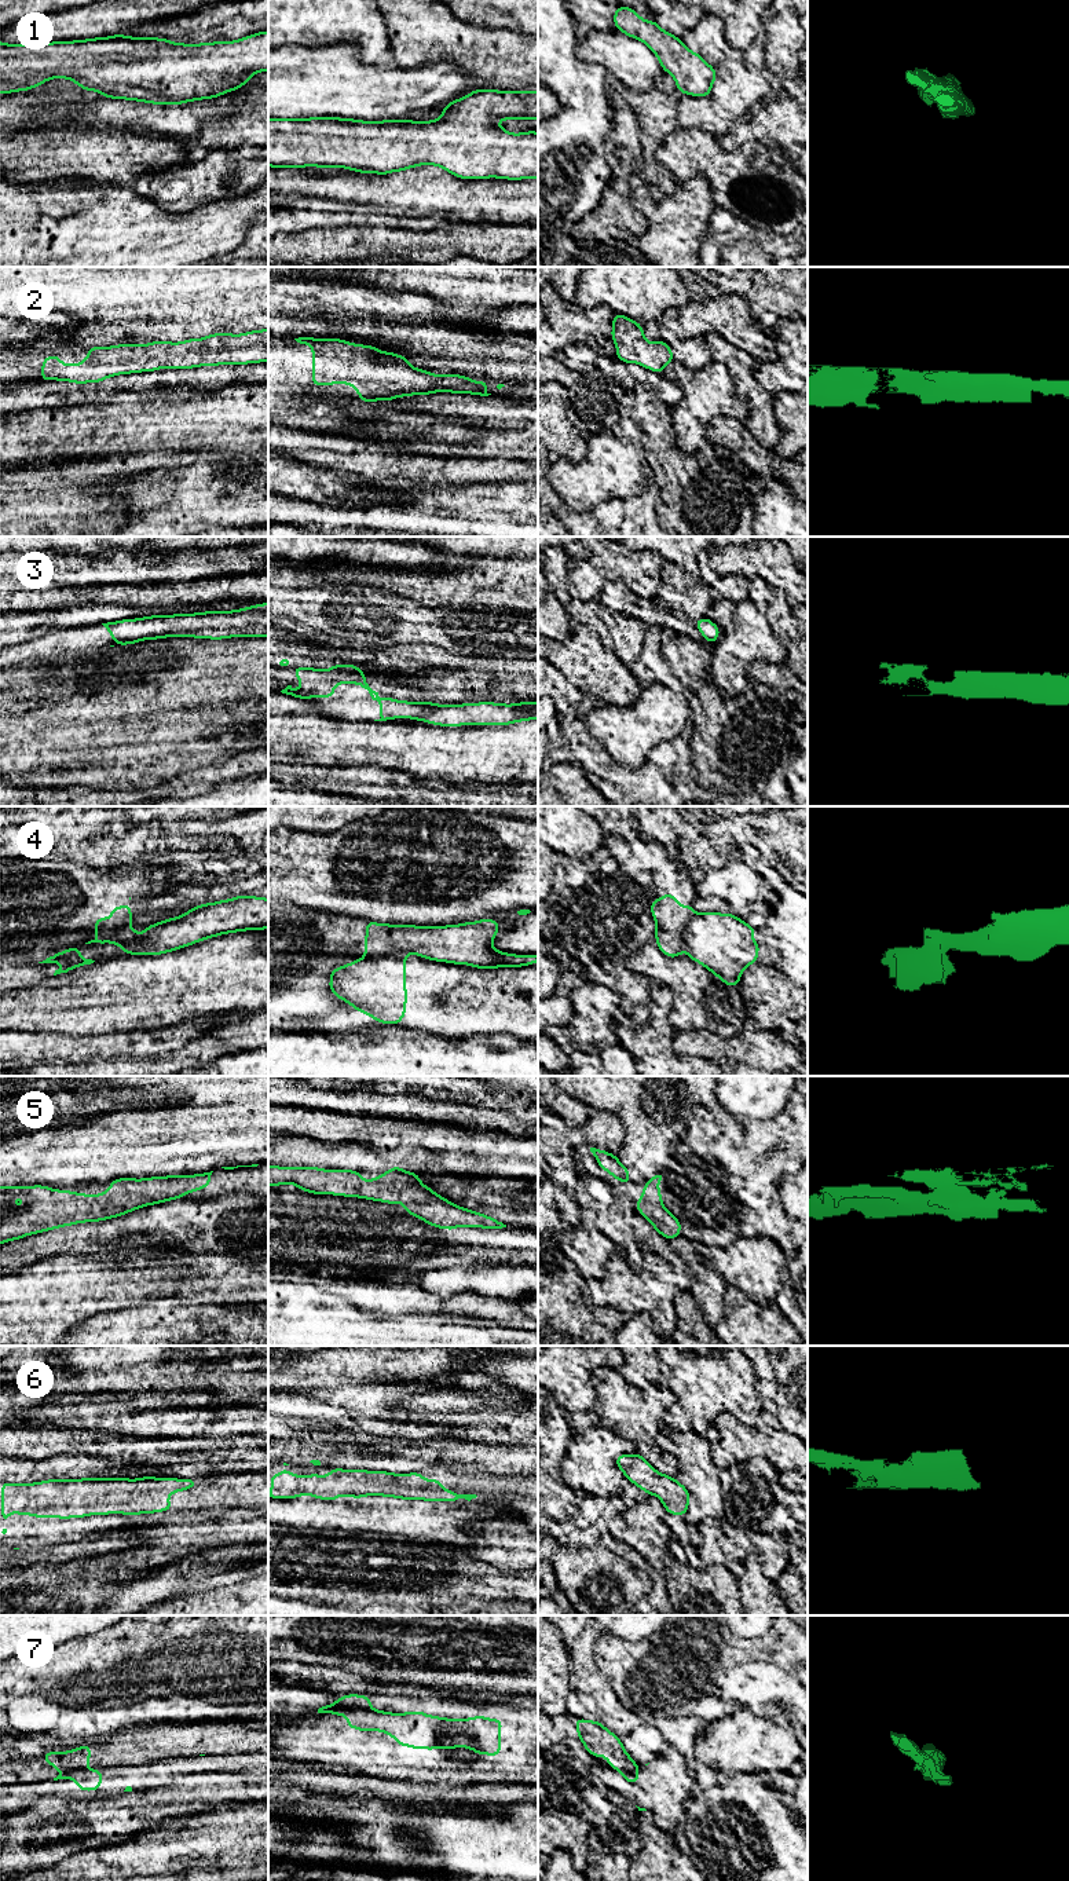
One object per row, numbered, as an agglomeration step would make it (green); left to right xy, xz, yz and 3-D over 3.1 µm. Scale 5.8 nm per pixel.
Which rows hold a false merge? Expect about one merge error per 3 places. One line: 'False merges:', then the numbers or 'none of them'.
False merges: 4, 7

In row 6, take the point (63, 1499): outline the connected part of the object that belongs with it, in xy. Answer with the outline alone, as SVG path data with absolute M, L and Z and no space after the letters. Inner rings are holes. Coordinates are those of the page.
M83 1478L34 1483L1 1482L1 1522L8 1514L33 1518L84 1518L88 1515L139 1515L173 1509L168 1496L197 1486L197 1479Z

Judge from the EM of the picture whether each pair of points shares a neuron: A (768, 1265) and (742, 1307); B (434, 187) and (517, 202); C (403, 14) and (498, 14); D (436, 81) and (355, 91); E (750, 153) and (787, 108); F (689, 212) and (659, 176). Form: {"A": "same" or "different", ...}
{"A": "different", "B": "same", "C": "different", "D": "same", "E": "different", "F": "different"}

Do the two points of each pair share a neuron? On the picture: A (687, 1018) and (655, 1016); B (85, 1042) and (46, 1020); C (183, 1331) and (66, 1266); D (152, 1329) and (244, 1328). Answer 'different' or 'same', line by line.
A: different
B: different
C: different
D: same

